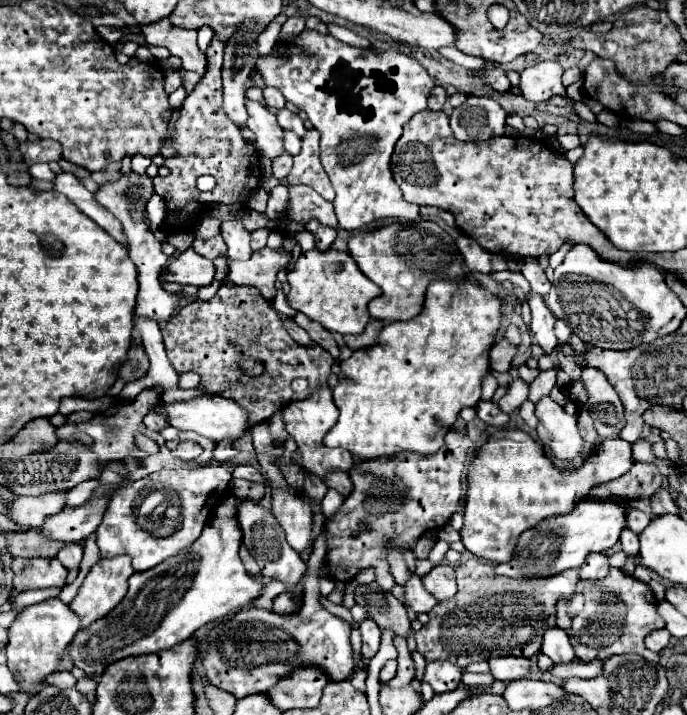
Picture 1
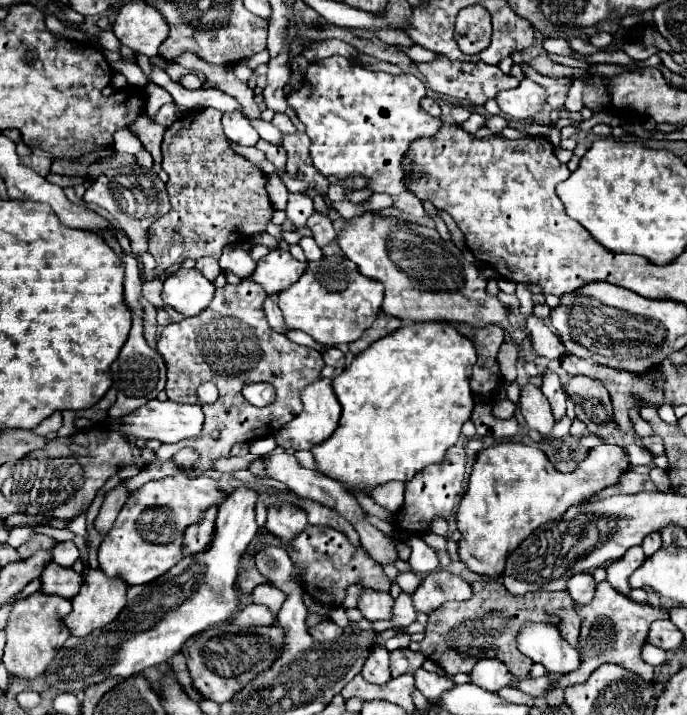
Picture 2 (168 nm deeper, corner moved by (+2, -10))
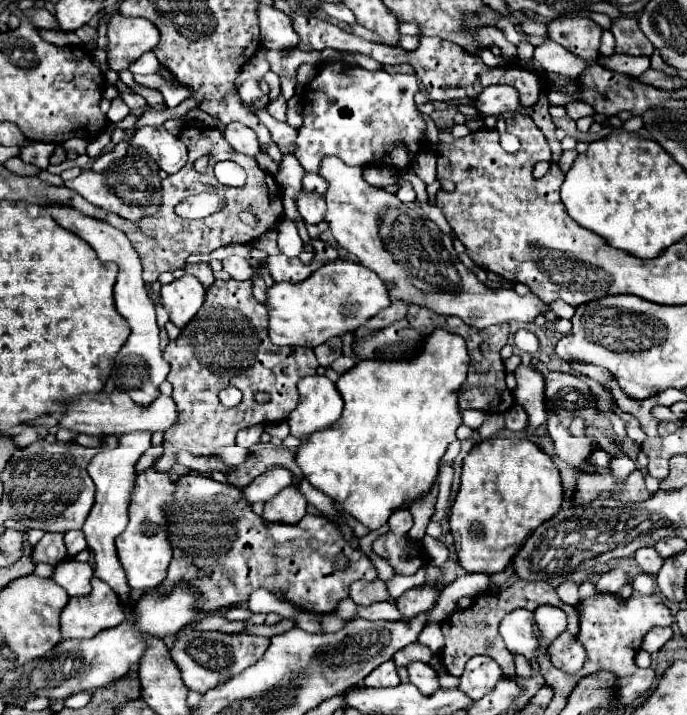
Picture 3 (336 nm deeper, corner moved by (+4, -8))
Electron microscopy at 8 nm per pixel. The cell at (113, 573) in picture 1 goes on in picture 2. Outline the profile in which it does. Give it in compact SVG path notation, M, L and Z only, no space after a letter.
M90 570L86 582L82 584L80 592L72 600L72 612L64 618L70 634L86 636L90 634L90 630L110 624L126 606L126 590L128 590L128 584L120 576L106 576L102 570Z

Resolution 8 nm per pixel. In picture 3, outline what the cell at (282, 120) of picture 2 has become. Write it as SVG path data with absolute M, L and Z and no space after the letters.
M280 94L276 100L272 100L272 102L268 104L268 112L270 112L276 120L284 122L284 120L286 120L286 98Z

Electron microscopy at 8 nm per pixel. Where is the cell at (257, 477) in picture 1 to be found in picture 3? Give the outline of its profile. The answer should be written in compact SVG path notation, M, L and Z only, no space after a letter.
M395 510L388 520L390 530L372 544L373 552L390 562L399 575L413 575L428 564L428 554L420 540L408 538L412 516L408 510Z

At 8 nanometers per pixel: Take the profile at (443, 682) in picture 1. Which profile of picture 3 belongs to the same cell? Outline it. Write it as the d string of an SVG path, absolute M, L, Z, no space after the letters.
M410 662L408 664L408 674L410 682L420 688L424 694L432 694L438 690L438 674L424 662Z

